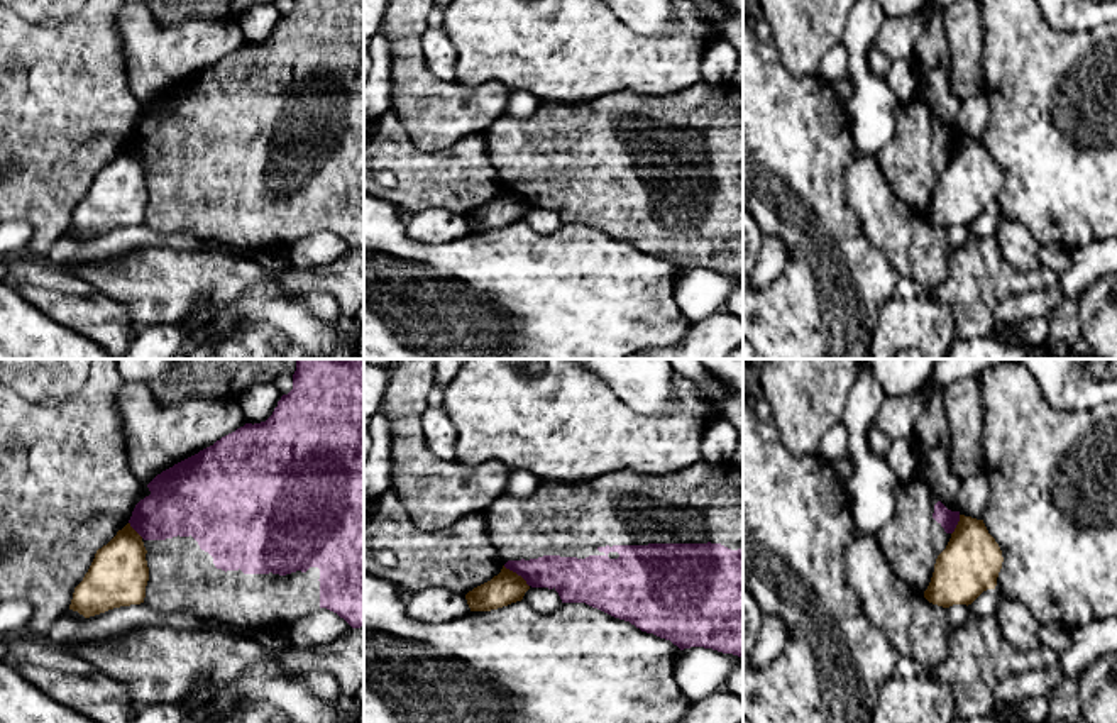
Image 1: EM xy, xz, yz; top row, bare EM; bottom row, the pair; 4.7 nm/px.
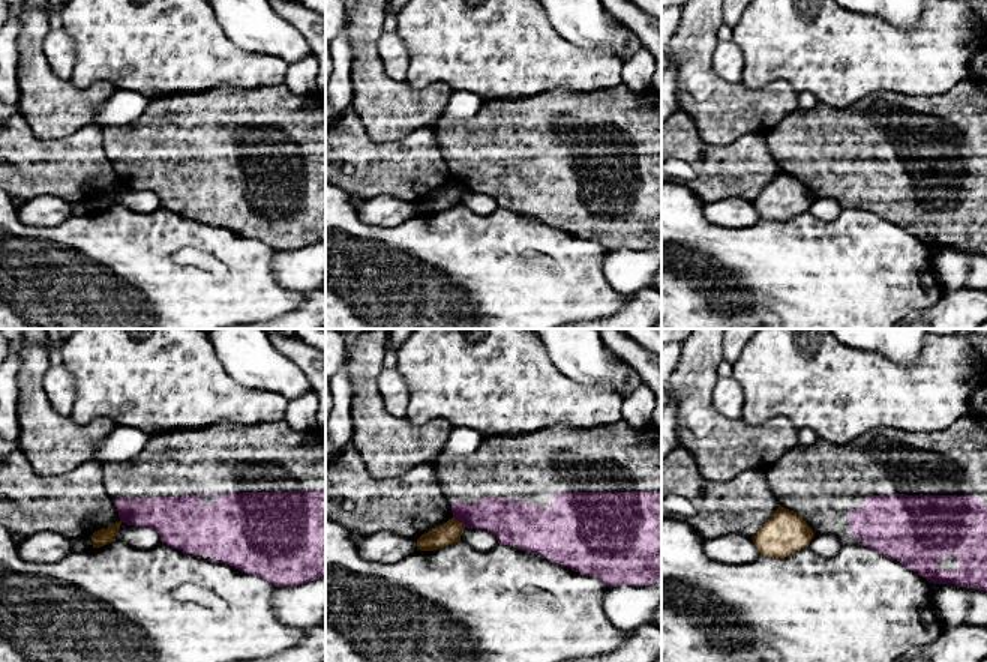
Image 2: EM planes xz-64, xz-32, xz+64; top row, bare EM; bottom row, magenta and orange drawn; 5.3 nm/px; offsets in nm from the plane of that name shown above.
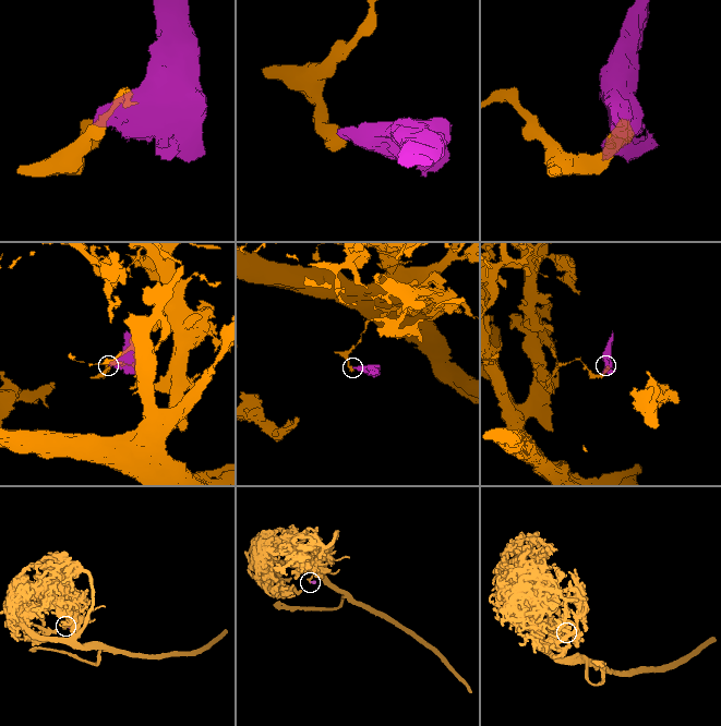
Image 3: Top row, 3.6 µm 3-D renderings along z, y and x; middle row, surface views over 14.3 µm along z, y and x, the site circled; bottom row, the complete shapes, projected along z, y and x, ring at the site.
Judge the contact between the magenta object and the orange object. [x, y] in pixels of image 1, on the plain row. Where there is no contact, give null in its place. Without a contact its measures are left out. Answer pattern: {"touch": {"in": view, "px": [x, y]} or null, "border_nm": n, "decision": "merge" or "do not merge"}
{"touch": {"in": "xz", "px": [517, 193]}, "border_nm": 160, "decision": "do not merge"}

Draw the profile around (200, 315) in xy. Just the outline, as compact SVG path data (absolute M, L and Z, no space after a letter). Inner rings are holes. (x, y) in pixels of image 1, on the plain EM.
M205 295L198 296L198 305L188 312L179 322L186 334L196 332L200 327L212 322L212 303Z

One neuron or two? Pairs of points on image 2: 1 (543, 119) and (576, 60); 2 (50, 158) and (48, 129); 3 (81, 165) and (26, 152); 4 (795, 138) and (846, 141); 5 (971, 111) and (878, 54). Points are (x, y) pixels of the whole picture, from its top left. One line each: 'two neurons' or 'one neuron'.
1: two neurons
2: two neurons
3: one neuron
4: one neuron
5: two neurons

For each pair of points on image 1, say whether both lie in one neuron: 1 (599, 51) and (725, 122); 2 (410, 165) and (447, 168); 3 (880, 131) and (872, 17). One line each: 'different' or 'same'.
1: different
2: same
3: same

